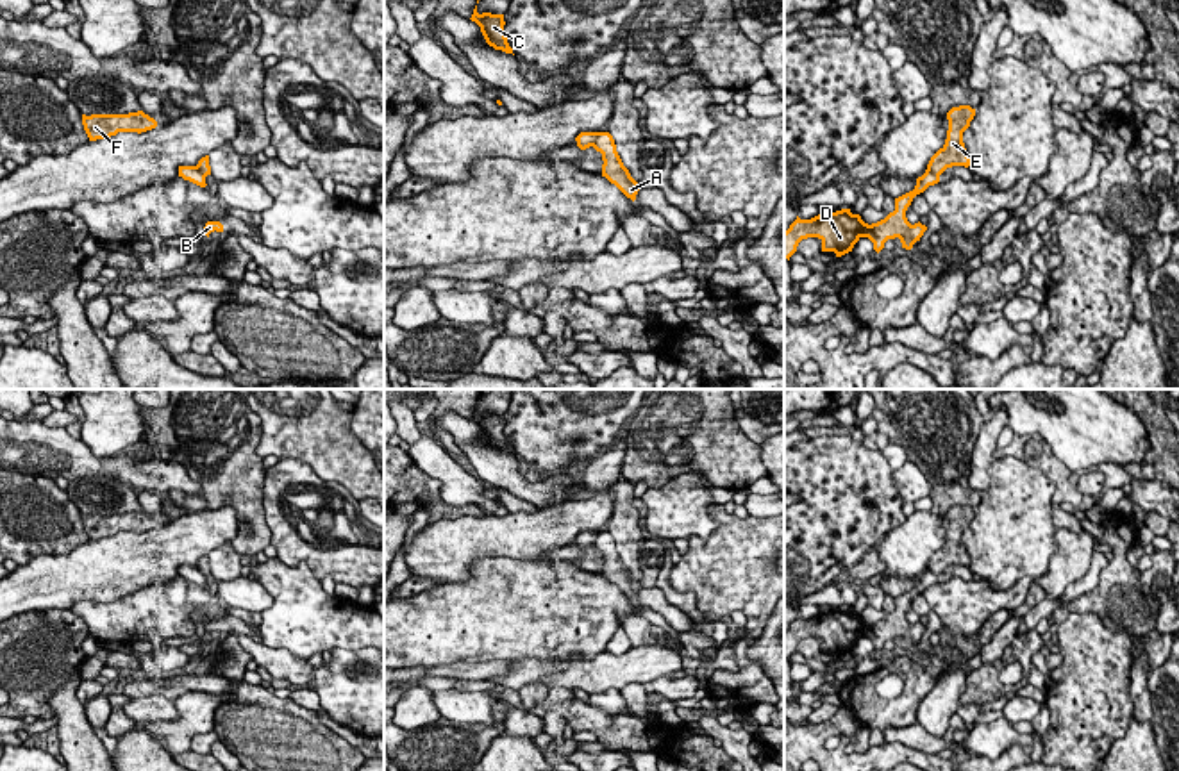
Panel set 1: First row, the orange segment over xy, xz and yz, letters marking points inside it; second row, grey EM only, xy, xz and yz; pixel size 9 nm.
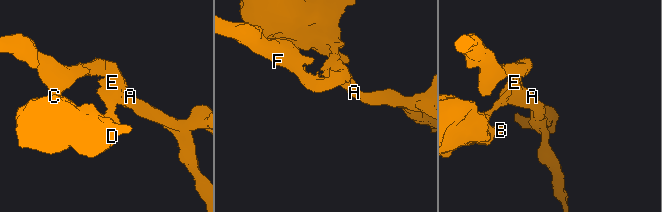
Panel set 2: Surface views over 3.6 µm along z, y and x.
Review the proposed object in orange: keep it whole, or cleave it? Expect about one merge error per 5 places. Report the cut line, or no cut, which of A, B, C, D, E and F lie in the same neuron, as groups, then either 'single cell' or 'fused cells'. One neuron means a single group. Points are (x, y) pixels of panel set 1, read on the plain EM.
cut xz (599, 532), (593, 547); groups A E F / B C D; fused cells

